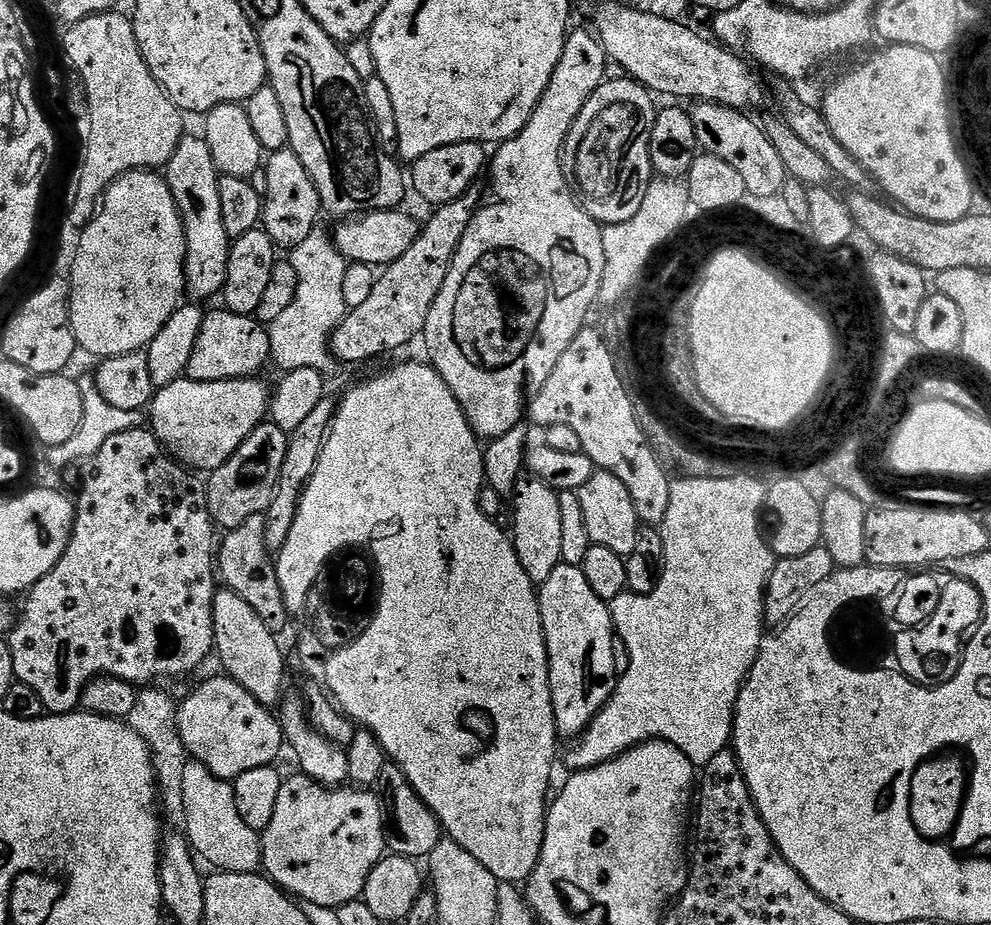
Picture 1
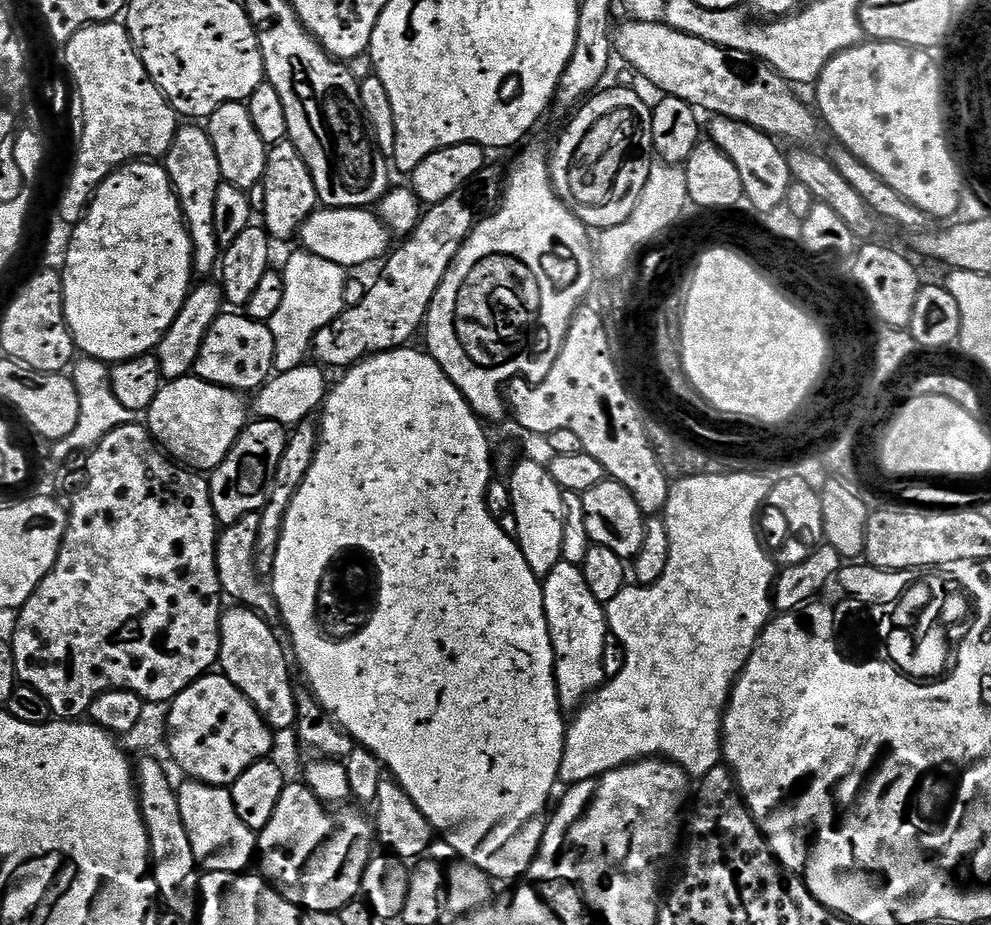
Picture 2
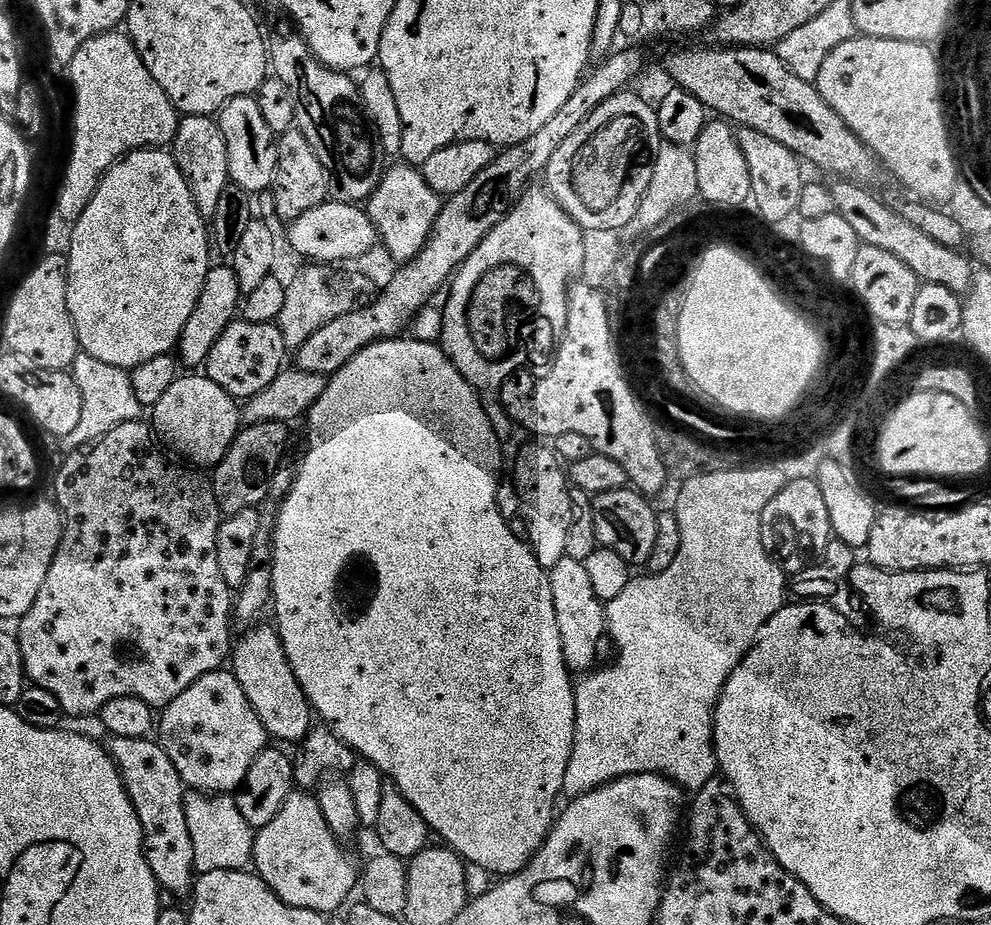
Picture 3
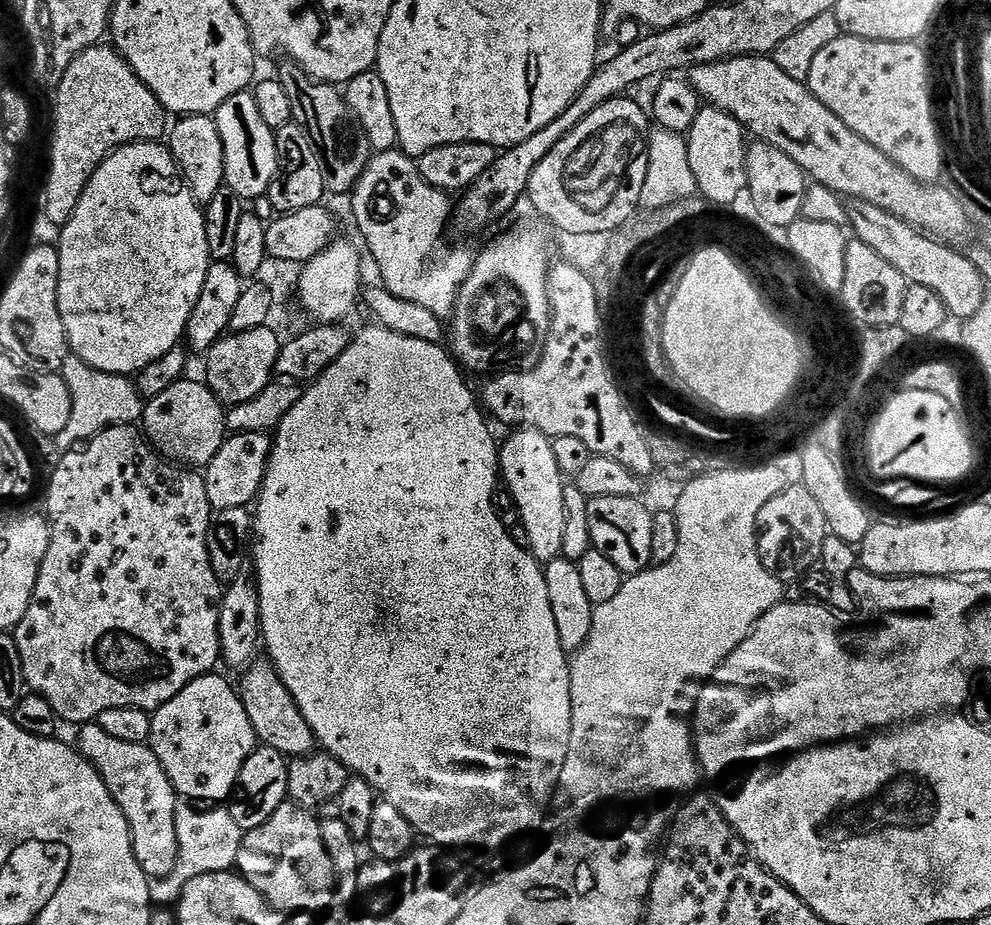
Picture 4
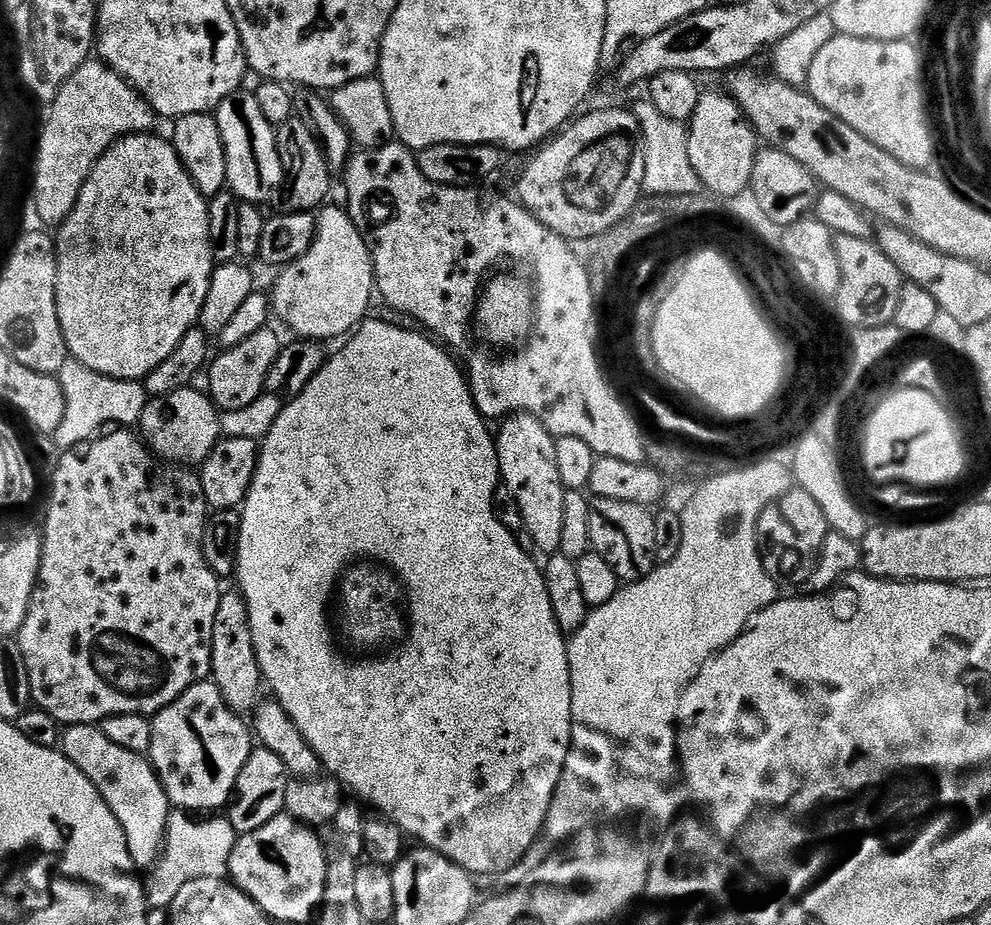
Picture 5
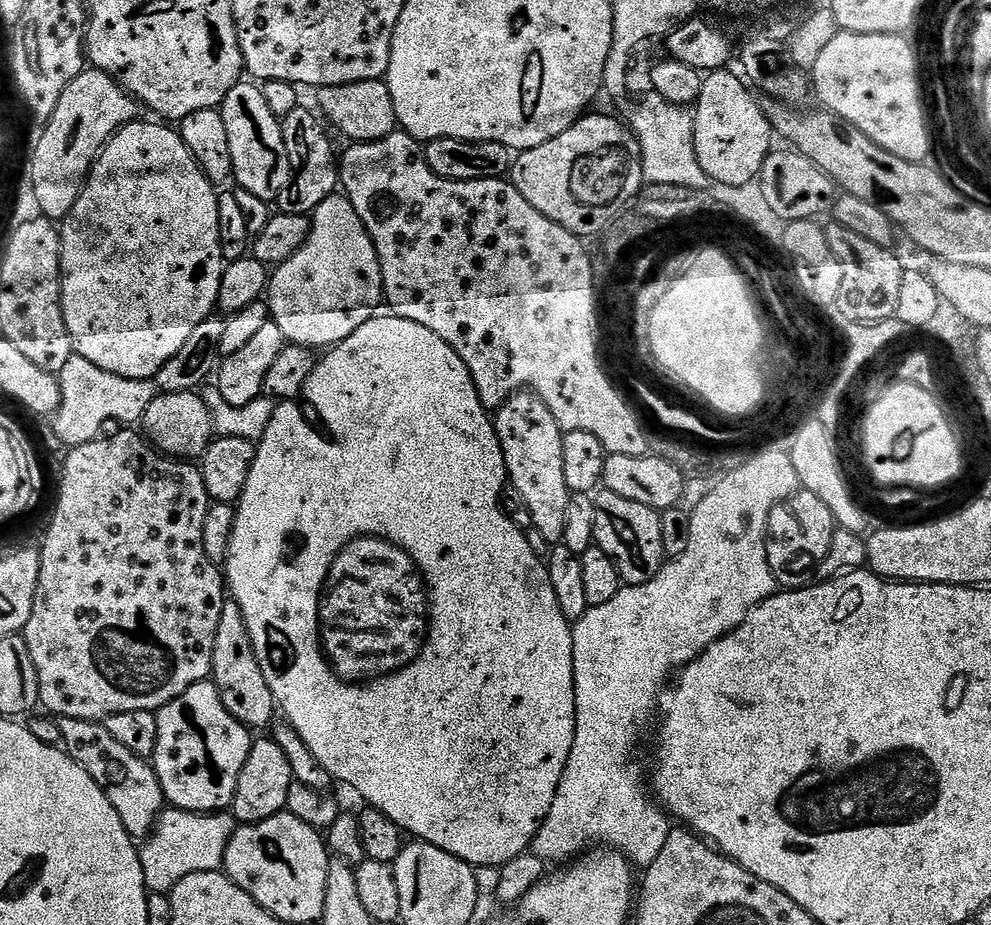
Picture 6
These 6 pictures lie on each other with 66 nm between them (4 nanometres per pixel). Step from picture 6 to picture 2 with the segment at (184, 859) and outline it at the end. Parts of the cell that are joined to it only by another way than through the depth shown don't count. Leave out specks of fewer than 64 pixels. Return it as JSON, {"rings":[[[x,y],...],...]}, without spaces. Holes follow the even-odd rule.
{"rings":[[[186,780],[177,790],[180,815],[194,850],[196,863],[207,872],[243,873],[256,858],[258,836],[239,818],[232,791],[223,785]]]}

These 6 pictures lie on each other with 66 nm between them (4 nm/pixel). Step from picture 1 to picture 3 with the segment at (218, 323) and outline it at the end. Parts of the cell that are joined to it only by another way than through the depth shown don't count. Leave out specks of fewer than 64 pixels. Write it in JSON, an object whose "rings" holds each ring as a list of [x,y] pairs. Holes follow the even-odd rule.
{"rings":[[[242,318],[229,324],[218,337],[202,368],[208,379],[213,380],[233,401],[246,402],[254,394],[266,390],[266,386],[270,386],[270,382],[280,375],[280,362],[284,355],[284,339],[275,323],[251,324]]]}

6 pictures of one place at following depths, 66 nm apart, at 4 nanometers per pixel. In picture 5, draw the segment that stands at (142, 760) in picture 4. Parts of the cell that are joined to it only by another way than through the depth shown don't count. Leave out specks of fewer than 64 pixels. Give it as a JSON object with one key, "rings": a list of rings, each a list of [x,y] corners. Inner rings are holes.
{"rings":[[[95,724],[67,725],[60,736],[60,748],[64,755],[94,782],[103,800],[118,818],[126,836],[130,858],[137,869],[151,868],[164,850],[165,830],[168,828],[169,814],[172,811],[168,795],[151,761],[143,753],[118,746]]]}

